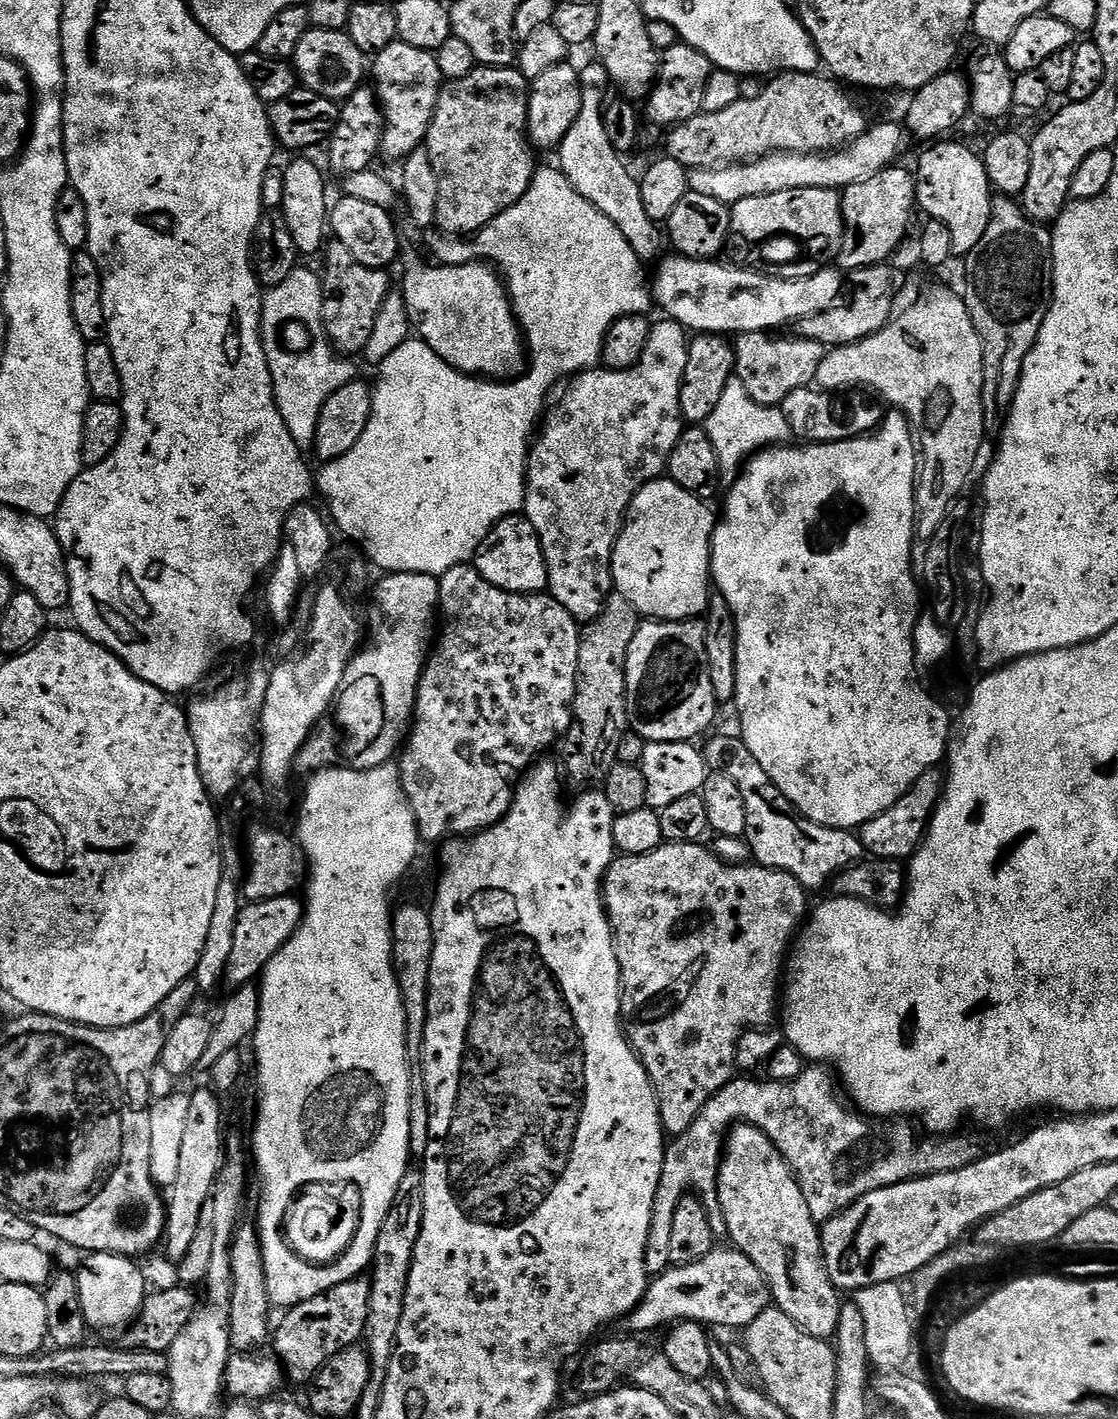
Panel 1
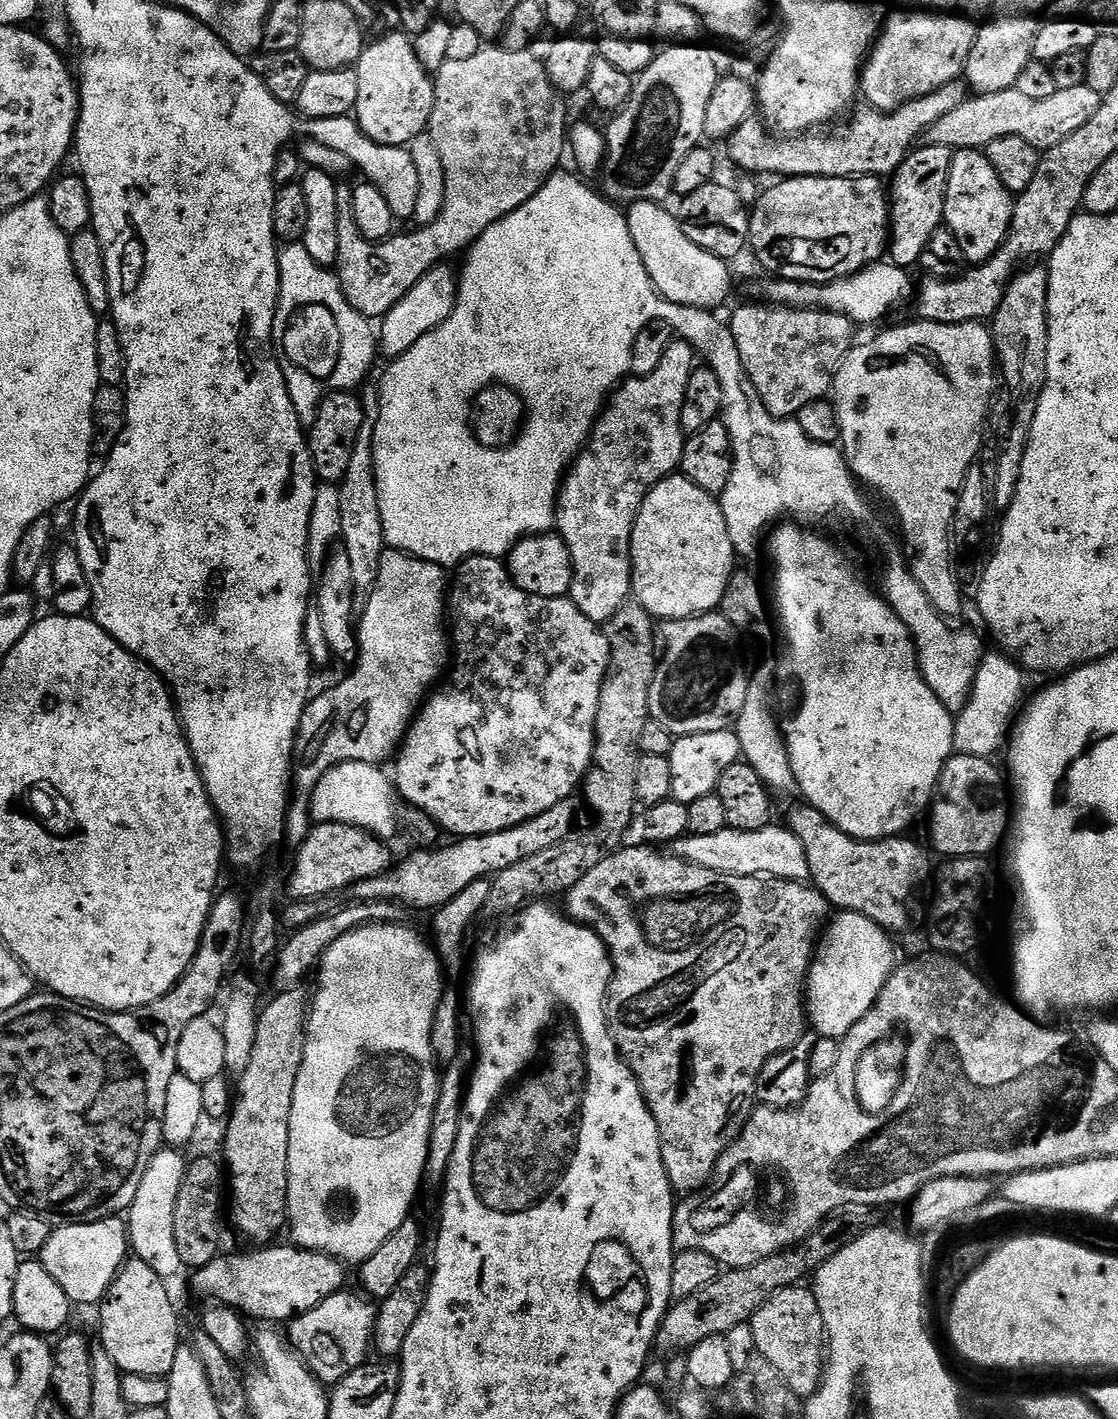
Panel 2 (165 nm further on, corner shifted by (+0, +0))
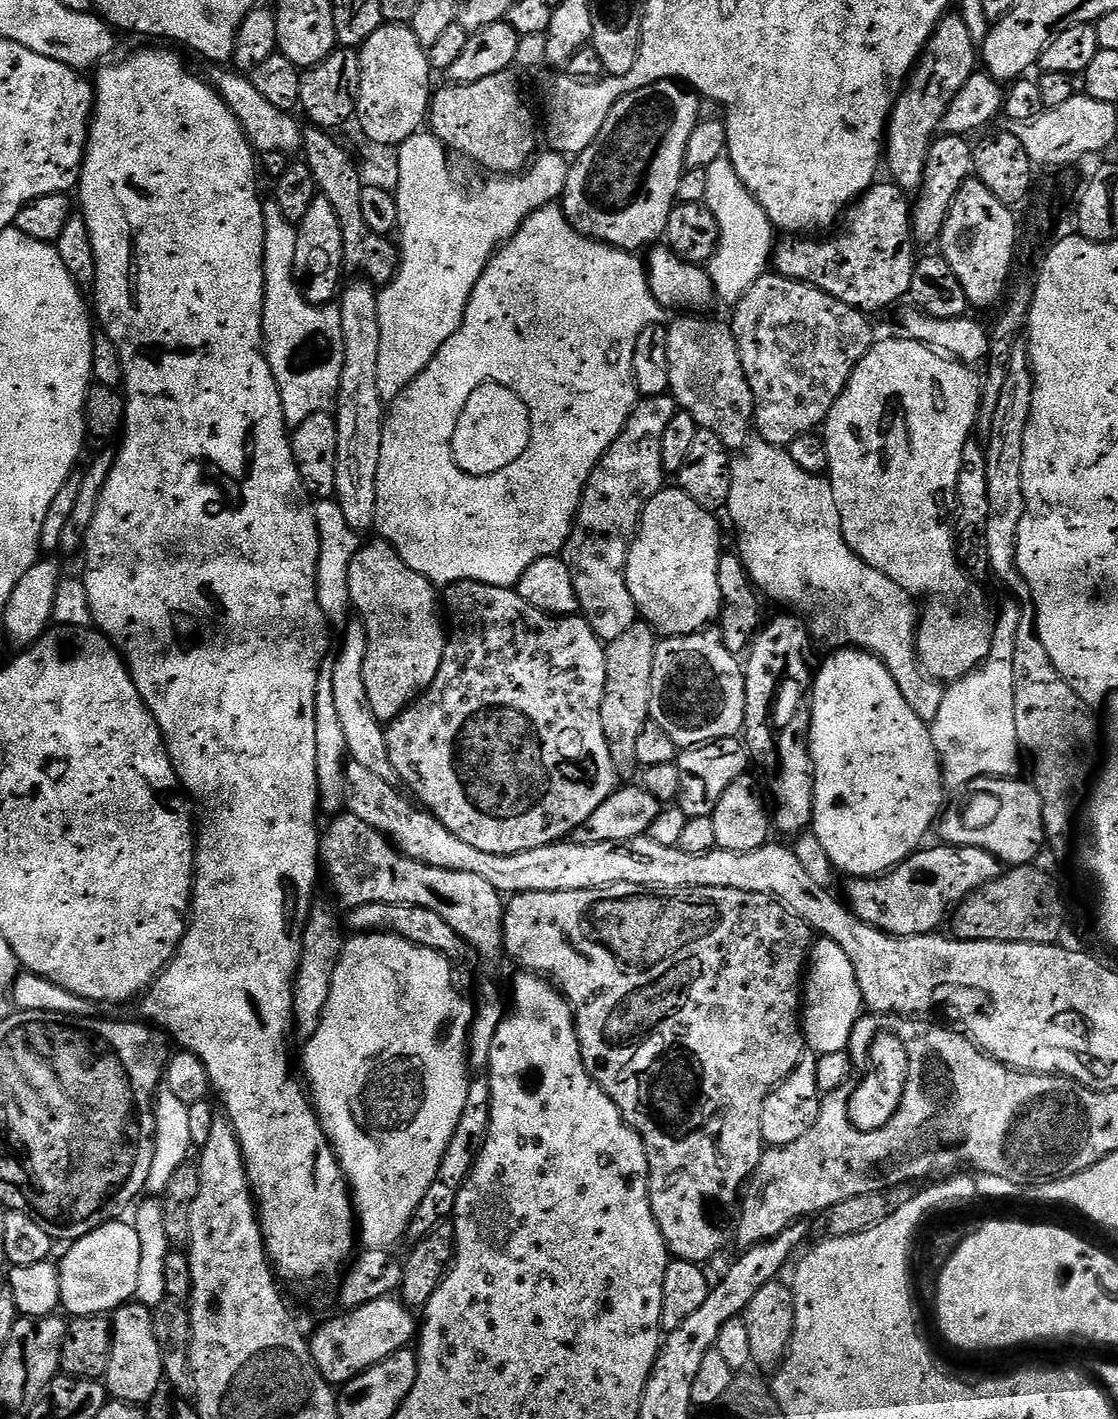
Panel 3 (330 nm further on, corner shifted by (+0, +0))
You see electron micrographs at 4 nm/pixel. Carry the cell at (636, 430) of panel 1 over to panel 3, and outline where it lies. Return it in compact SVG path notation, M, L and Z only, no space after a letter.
M668 394L641 399L637 403L622 434L618 434L590 474L576 512L576 523L571 525L562 544L562 559L568 563L576 597L580 599L579 611L604 642L626 634L626 630L638 623L636 603L628 589L624 568L628 565L628 550L644 505L665 487L662 438L677 410L675 400Z

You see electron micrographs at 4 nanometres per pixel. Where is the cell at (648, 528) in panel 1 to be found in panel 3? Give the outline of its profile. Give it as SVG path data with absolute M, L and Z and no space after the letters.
M678 486L661 488L640 513L624 577L637 613L661 637L691 636L719 617L718 568L722 547L716 519Z

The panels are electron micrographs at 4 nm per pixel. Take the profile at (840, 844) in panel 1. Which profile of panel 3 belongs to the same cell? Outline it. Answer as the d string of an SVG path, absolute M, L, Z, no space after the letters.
M967 846L939 847L917 850L879 876L849 879L846 900L851 911L864 924L890 936L930 936L939 929L936 927L948 911L951 913L954 906L1002 874L1001 861L986 850Z

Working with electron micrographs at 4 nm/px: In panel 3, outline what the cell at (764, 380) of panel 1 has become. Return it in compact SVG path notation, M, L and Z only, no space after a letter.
M765 274L760 277L754 287L745 294L740 300L740 303L735 305L730 325L732 332L736 336L736 345L738 346L738 354L742 358L742 370L746 374L746 378L750 382L750 390L752 397L756 403L756 411L754 413L754 428L755 431L760 431L759 439L763 443L773 446L788 446L796 438L811 433L813 430L819 429L827 420L830 410L840 395L850 382L854 370L859 367L862 358L872 349L874 343L874 335L872 336L872 324L865 313L860 312L857 308L851 308L850 305L842 302L838 298L834 298L830 294L826 294L820 288L815 288L812 284L806 284L802 280L789 280L787 276L779 274Z

